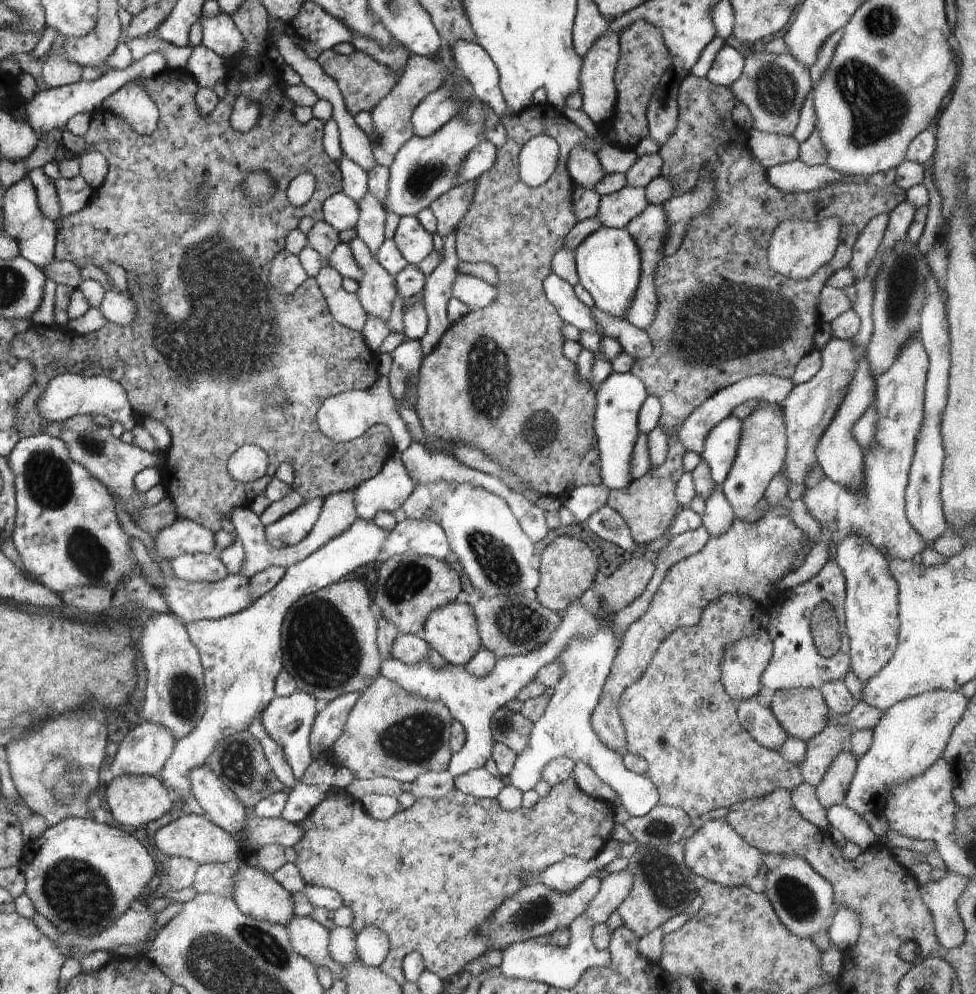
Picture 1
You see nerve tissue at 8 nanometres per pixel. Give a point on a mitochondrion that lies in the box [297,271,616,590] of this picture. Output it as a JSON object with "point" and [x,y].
{"point":[487,375]}

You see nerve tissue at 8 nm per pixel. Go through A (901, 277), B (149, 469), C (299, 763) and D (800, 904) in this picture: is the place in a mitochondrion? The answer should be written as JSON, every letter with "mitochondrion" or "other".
{"A":"mitochondrion","B":"other","C":"other","D":"mitochondrion"}

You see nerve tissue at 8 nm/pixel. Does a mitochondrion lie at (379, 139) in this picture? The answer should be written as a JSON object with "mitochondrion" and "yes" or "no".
{"mitochondrion":"yes"}

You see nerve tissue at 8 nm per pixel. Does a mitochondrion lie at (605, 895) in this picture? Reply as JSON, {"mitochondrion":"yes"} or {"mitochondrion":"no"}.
{"mitochondrion":"no"}

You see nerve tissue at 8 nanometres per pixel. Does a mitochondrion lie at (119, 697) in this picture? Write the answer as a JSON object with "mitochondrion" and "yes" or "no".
{"mitochondrion":"no"}

